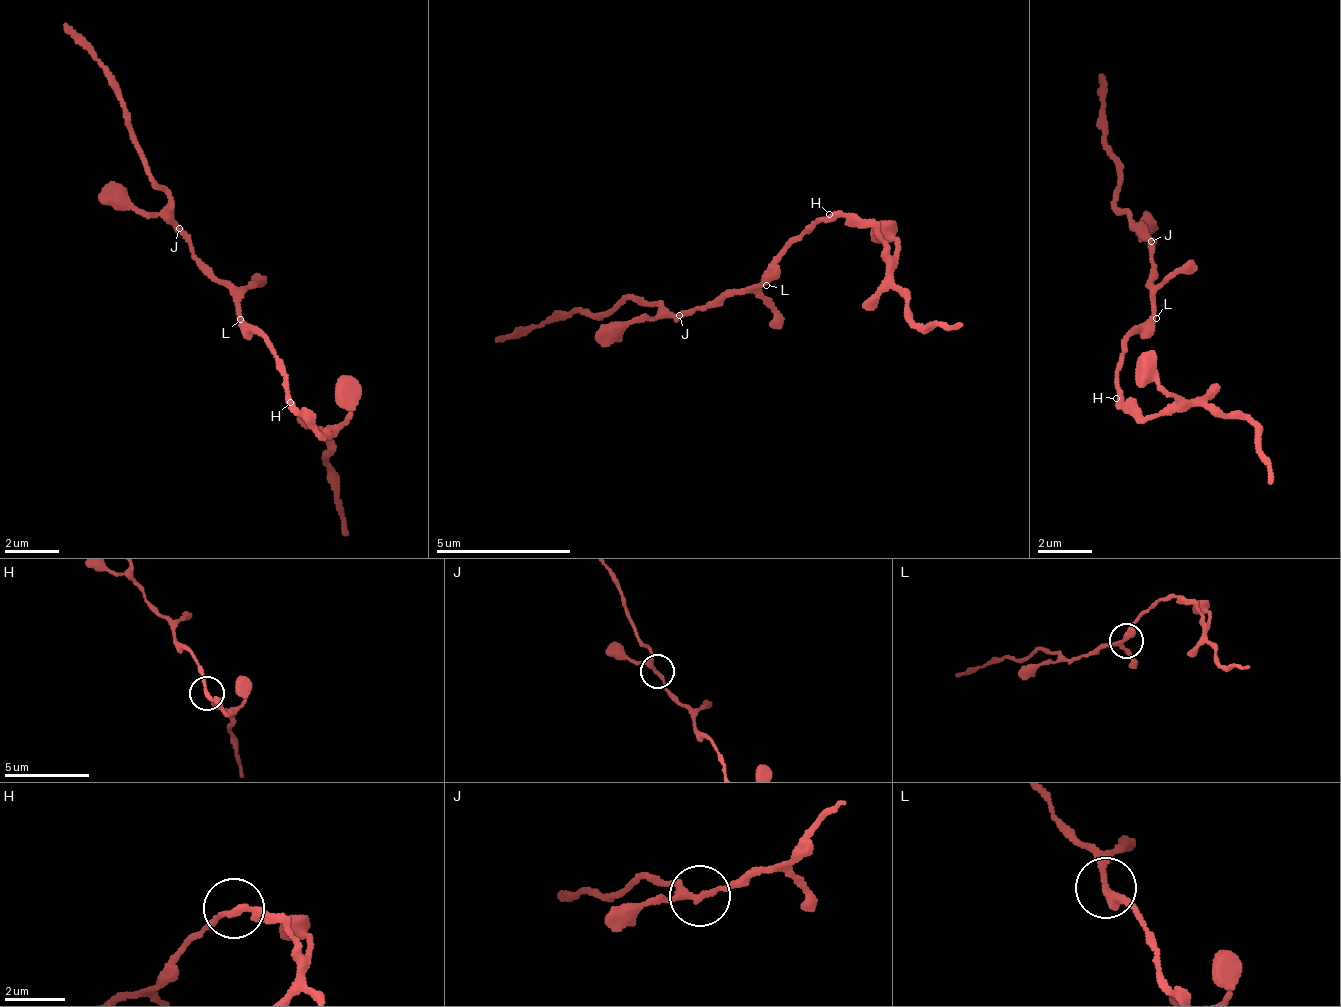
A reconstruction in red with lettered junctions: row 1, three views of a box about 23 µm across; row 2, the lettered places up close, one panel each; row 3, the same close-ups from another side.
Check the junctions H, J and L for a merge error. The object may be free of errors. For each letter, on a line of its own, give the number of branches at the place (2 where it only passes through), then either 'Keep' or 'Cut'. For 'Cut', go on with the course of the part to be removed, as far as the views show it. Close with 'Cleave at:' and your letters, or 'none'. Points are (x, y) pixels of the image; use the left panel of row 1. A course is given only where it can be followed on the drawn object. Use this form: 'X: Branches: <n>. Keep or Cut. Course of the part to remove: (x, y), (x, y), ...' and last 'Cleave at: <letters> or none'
H: Branches: 2. Keep
J: Branches: 3. Keep
L: Branches: 3. Keep
Cleave at: none

